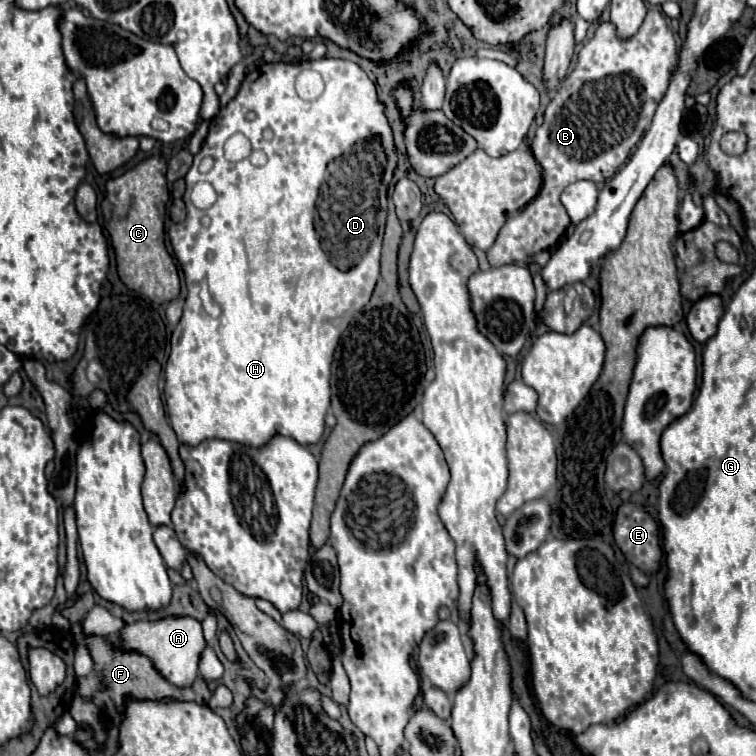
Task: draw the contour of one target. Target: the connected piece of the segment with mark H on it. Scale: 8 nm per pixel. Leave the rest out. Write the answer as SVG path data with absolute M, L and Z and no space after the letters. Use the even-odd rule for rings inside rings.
M321 58L321 60L313 60L313 62L305 62L305 64L285 64L285 62L271 62L271 64L261 64L259 68L247 72L237 96L227 104L227 106L221 106L219 114L213 118L213 128L209 128L209 134L199 150L199 154L195 156L193 160L193 166L189 168L189 172L185 174L185 182L187 182L187 190L185 190L185 204L187 204L187 218L185 222L181 224L173 224L169 228L169 238L171 238L171 246L173 246L173 252L185 272L185 284L187 284L187 298L185 298L185 306L183 306L183 316L179 320L179 324L175 326L173 334L171 334L171 352L169 352L169 360L167 360L167 366L165 366L165 402L167 402L167 414L171 412L171 428L173 432L177 434L177 440L181 444L189 444L189 446L197 446L201 440L207 440L207 438L223 438L223 440L233 440L233 442L241 442L241 444L249 444L249 446L263 446L267 444L267 440L275 434L283 434L283 436L289 436L293 440L297 440L299 444L315 444L319 442L319 438L323 436L323 430L325 430L325 414L329 410L329 376L331 376L331 360L333 360L333 352L337 348L337 342L339 342L343 330L347 330L353 320L353 316L369 302L371 294L373 294L373 288L375 288L375 282L379 278L379 242L375 242L367 254L357 262L357 266L349 268L347 272L335 268L327 254L321 250L321 244L319 244L319 238L317 238L317 232L315 232L315 226L313 226L313 214L315 214L315 200L317 200L317 194L319 194L319 186L323 184L325 180L325 172L327 172L327 164L347 152L351 152L353 144L357 140L365 140L373 134L379 134L383 138L383 148L387 150L387 158L389 158L389 164L397 164L398 156L393 142L393 132L391 132L391 126L383 114L383 104L377 100L377 92L375 92L375 84L367 78L367 74L353 62L349 60L339 60L339 58ZM303 68L313 68L317 70L323 80L325 80L325 92L321 94L321 98L317 100L301 100L295 92L295 78L297 74L303 70ZM247 112L255 112L255 118L249 120L247 118ZM233 132L241 132L241 134L247 134L247 138L251 140L251 146L253 150L261 150L265 152L267 156L267 162L263 166L253 166L249 160L241 160L241 162L227 162L223 158L223 142L233 134ZM265 132L271 132L269 136L265 136ZM203 156L211 156L215 160L215 166L207 172L207 174L201 174L197 170L199 162ZM201 180L207 180L217 194L217 202L207 208L207 210L199 210L195 208L191 202L189 202L189 192L191 188L201 182ZM207 280L209 284L209 292L227 292L227 302L221 302L221 316L219 318L211 318L205 310L203 310L203 304L201 304L201 298L199 298L199 286L201 282Z

